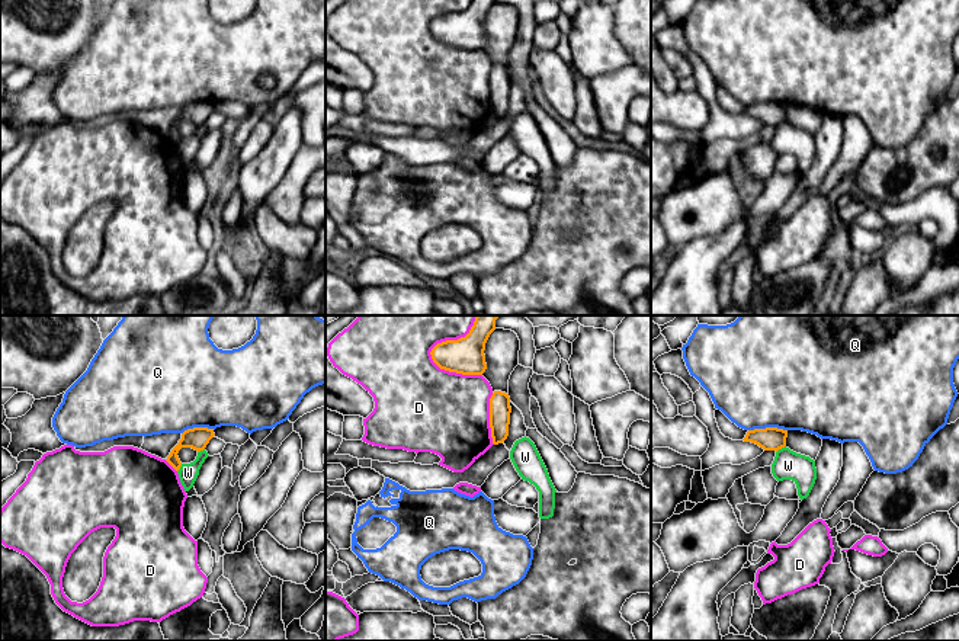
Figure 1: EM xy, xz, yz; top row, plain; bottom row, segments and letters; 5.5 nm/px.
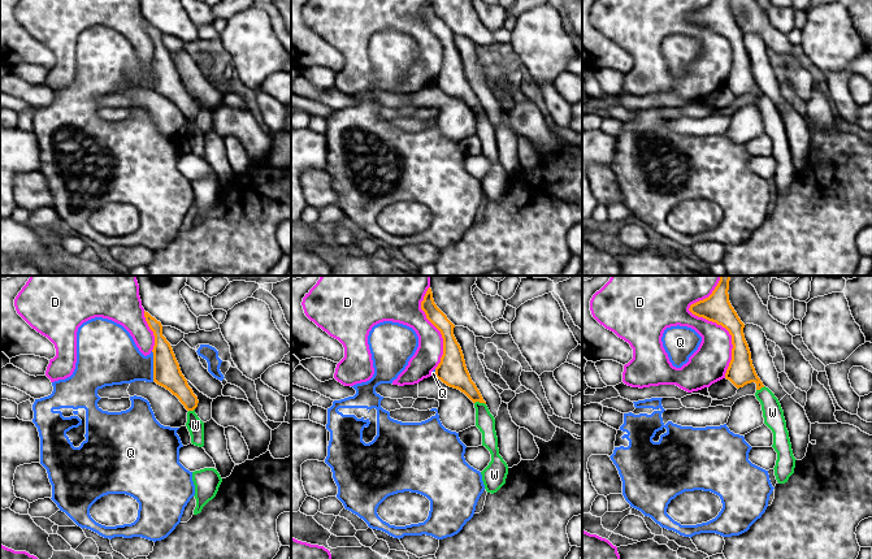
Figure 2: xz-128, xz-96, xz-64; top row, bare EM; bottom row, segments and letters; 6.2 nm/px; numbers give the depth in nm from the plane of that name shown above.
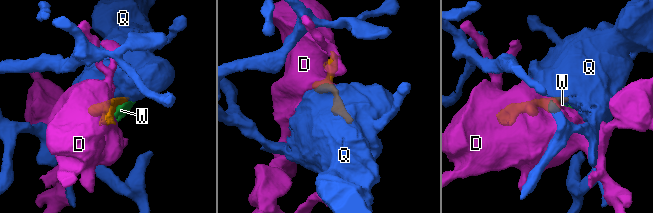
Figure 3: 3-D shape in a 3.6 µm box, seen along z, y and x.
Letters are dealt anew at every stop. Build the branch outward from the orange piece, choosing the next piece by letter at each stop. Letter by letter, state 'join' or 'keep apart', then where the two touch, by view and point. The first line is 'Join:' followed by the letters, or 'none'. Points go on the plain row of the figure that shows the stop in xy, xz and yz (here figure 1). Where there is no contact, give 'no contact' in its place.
Join: none
D: keep apart | xz (442, 16)
Q: keep apart | yz (767, 102)
W: keep apart | yz (781, 122)

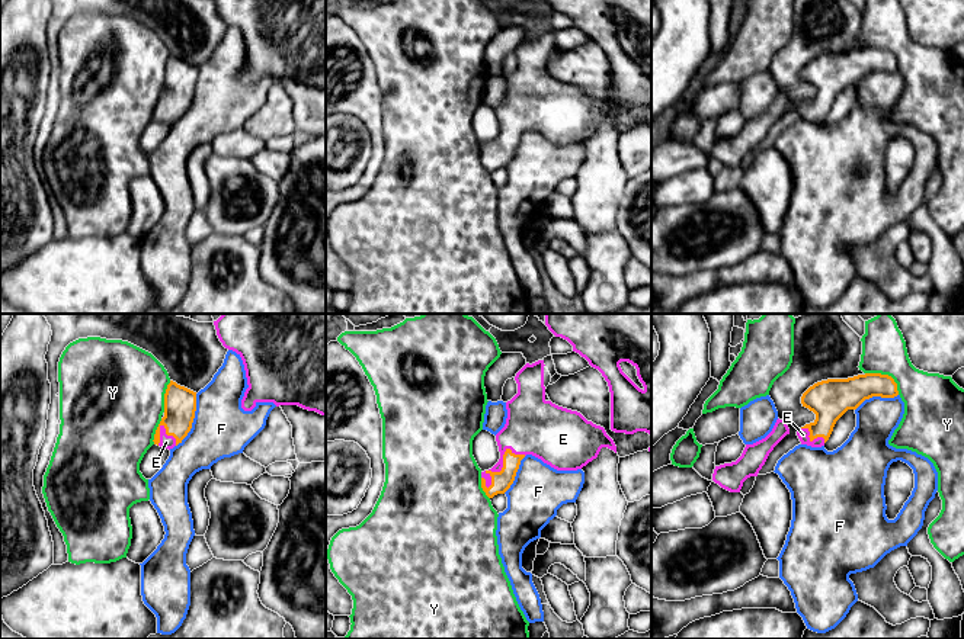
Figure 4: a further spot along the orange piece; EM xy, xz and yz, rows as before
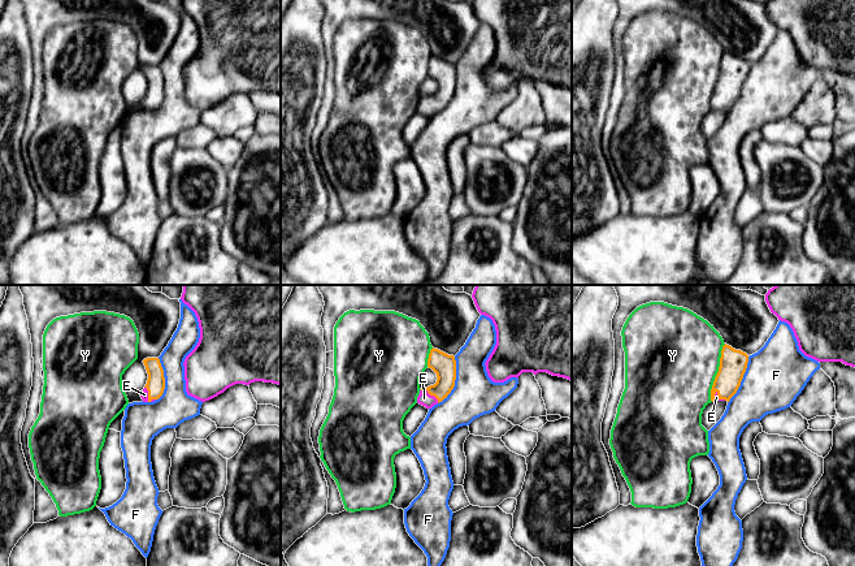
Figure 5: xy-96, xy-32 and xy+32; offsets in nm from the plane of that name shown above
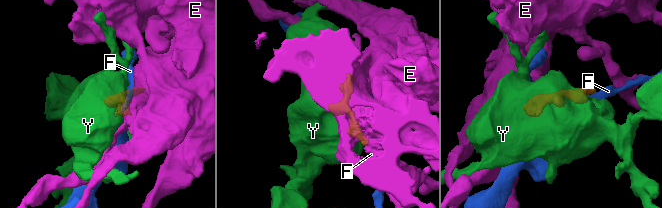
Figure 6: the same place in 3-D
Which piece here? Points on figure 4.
Join: E
E: join | xz (503, 138)
F: keep apart | xy (192, 95)
Y: keep apart | yz (887, 50)

